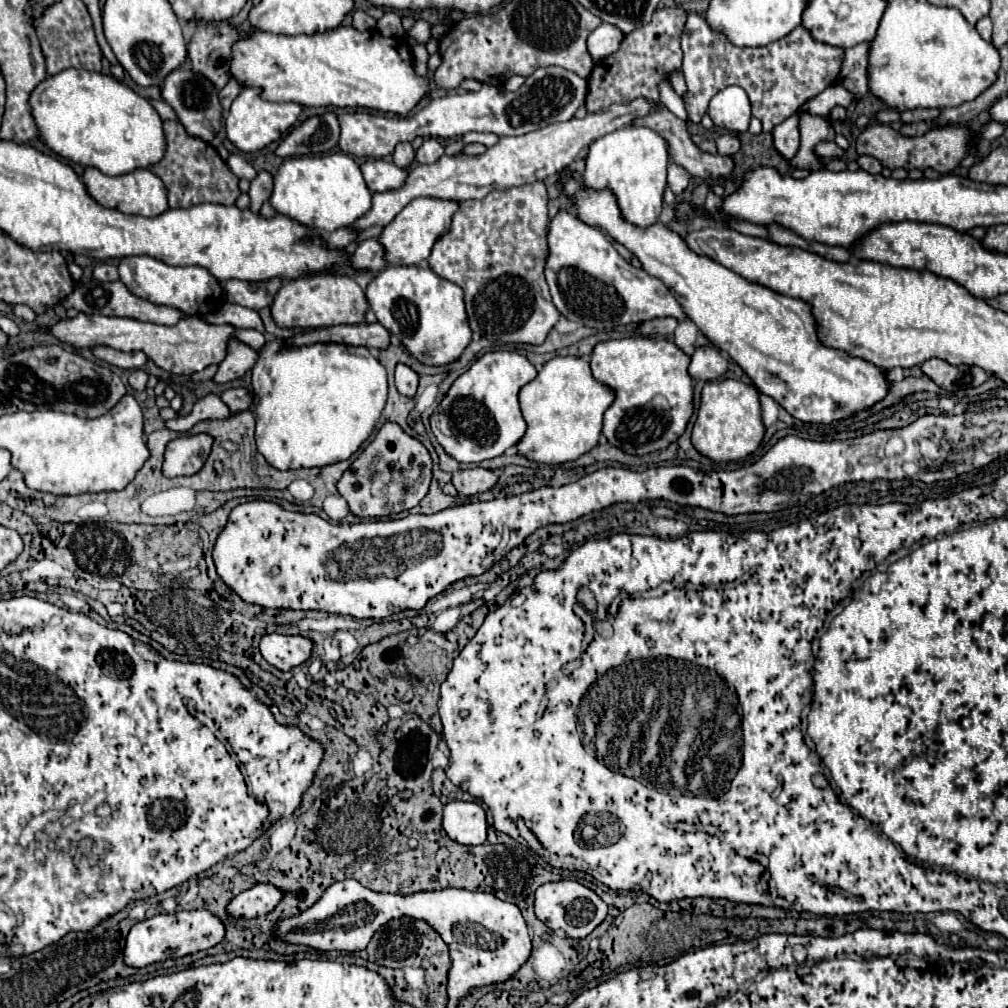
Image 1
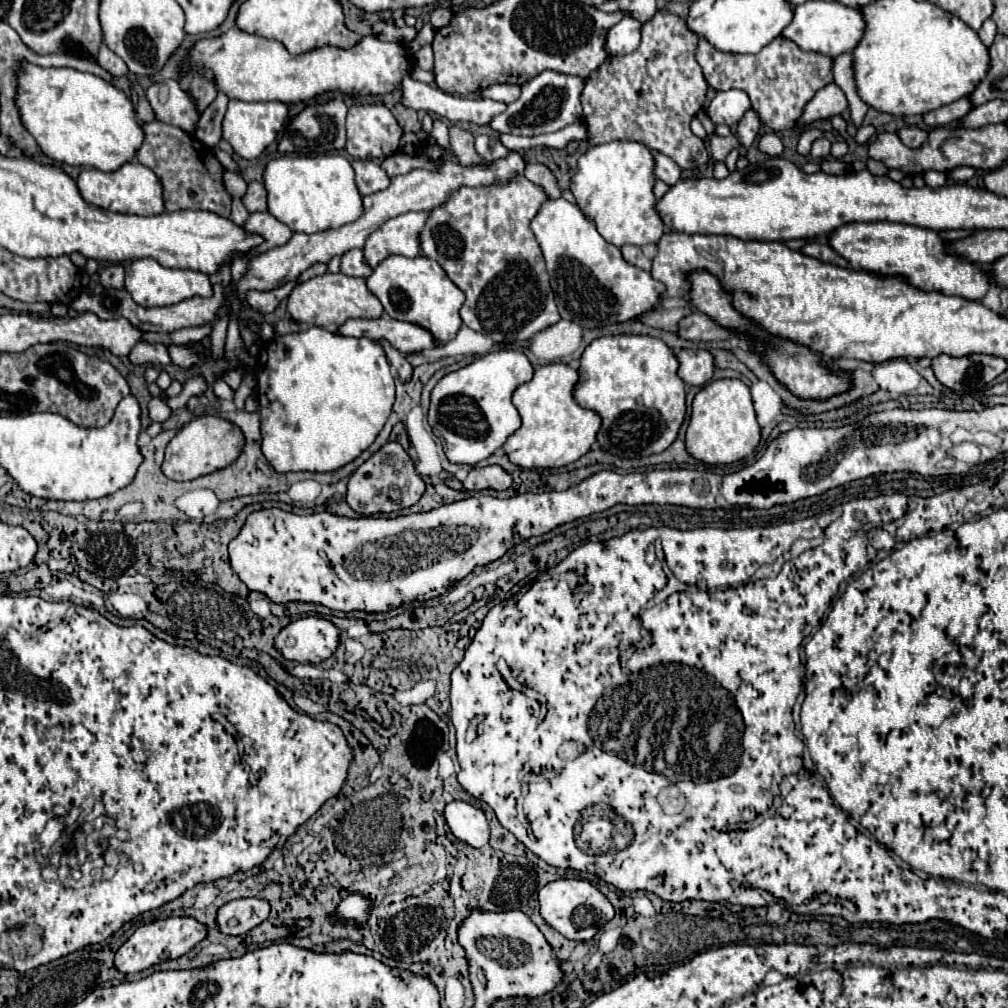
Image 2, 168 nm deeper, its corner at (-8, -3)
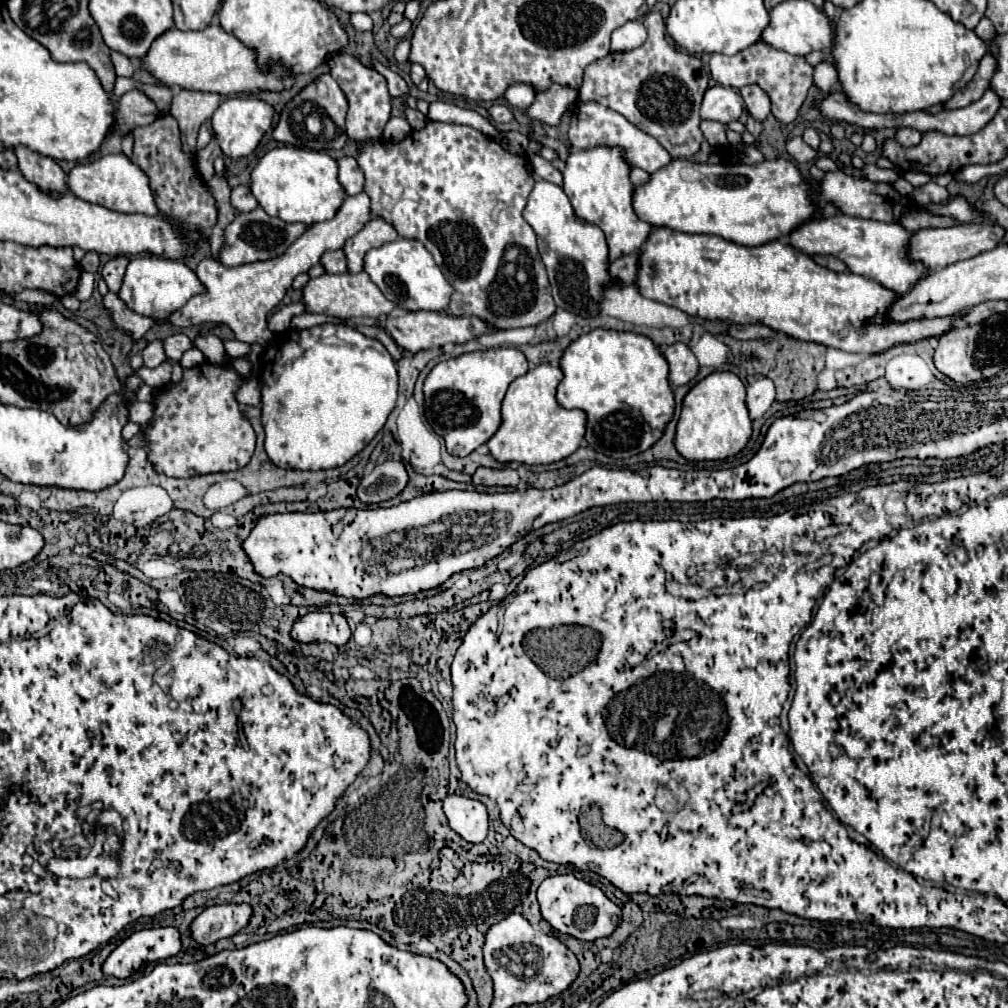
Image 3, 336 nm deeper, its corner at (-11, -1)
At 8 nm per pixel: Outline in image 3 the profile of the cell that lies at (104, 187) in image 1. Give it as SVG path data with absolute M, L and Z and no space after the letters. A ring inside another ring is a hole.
M107 154L97 160L77 164L69 172L67 188L71 194L75 194L77 198L81 198L85 202L99 204L99 206L105 206L105 208L121 212L121 214L135 214L135 212L147 214L147 216L159 214L151 188L149 188L147 174L139 166L135 166L125 154Z

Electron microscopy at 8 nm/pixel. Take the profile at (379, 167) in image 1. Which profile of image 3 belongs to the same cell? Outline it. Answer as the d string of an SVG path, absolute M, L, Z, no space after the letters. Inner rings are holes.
M345 156L345 158L337 160L337 166L339 166L339 182L341 182L345 194L355 196L355 194L363 192L365 180L363 180L363 172L357 166L357 160Z

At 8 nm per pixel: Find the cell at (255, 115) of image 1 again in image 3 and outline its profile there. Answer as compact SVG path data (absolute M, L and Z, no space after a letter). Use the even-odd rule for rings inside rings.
M227 98L219 104L219 108L211 116L209 124L213 128L213 138L217 140L223 156L241 158L241 156L249 156L257 148L263 134L271 128L271 118L273 118L273 108L263 100L257 100L257 98Z

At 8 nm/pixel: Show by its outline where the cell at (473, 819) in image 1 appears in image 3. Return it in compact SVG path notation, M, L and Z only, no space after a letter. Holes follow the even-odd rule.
M447 796L443 800L443 812L449 826L467 842L479 844L487 836L487 810L479 800L465 796Z

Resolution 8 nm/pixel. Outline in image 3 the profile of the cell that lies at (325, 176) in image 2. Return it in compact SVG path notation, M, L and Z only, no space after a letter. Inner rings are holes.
M287 144L271 148L257 162L251 172L251 194L269 216L303 224L331 220L345 200L345 192L337 180L337 162L331 156Z

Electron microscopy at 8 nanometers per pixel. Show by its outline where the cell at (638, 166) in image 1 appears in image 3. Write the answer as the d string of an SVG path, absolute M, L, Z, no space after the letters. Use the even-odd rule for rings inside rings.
M597 146L591 150L571 152L565 160L563 170L563 190L571 200L573 212L579 218L597 224L605 232L611 262L619 256L639 252L651 232L651 226L639 220L633 212L633 184L629 180L629 168L631 166L627 164L619 148Z

